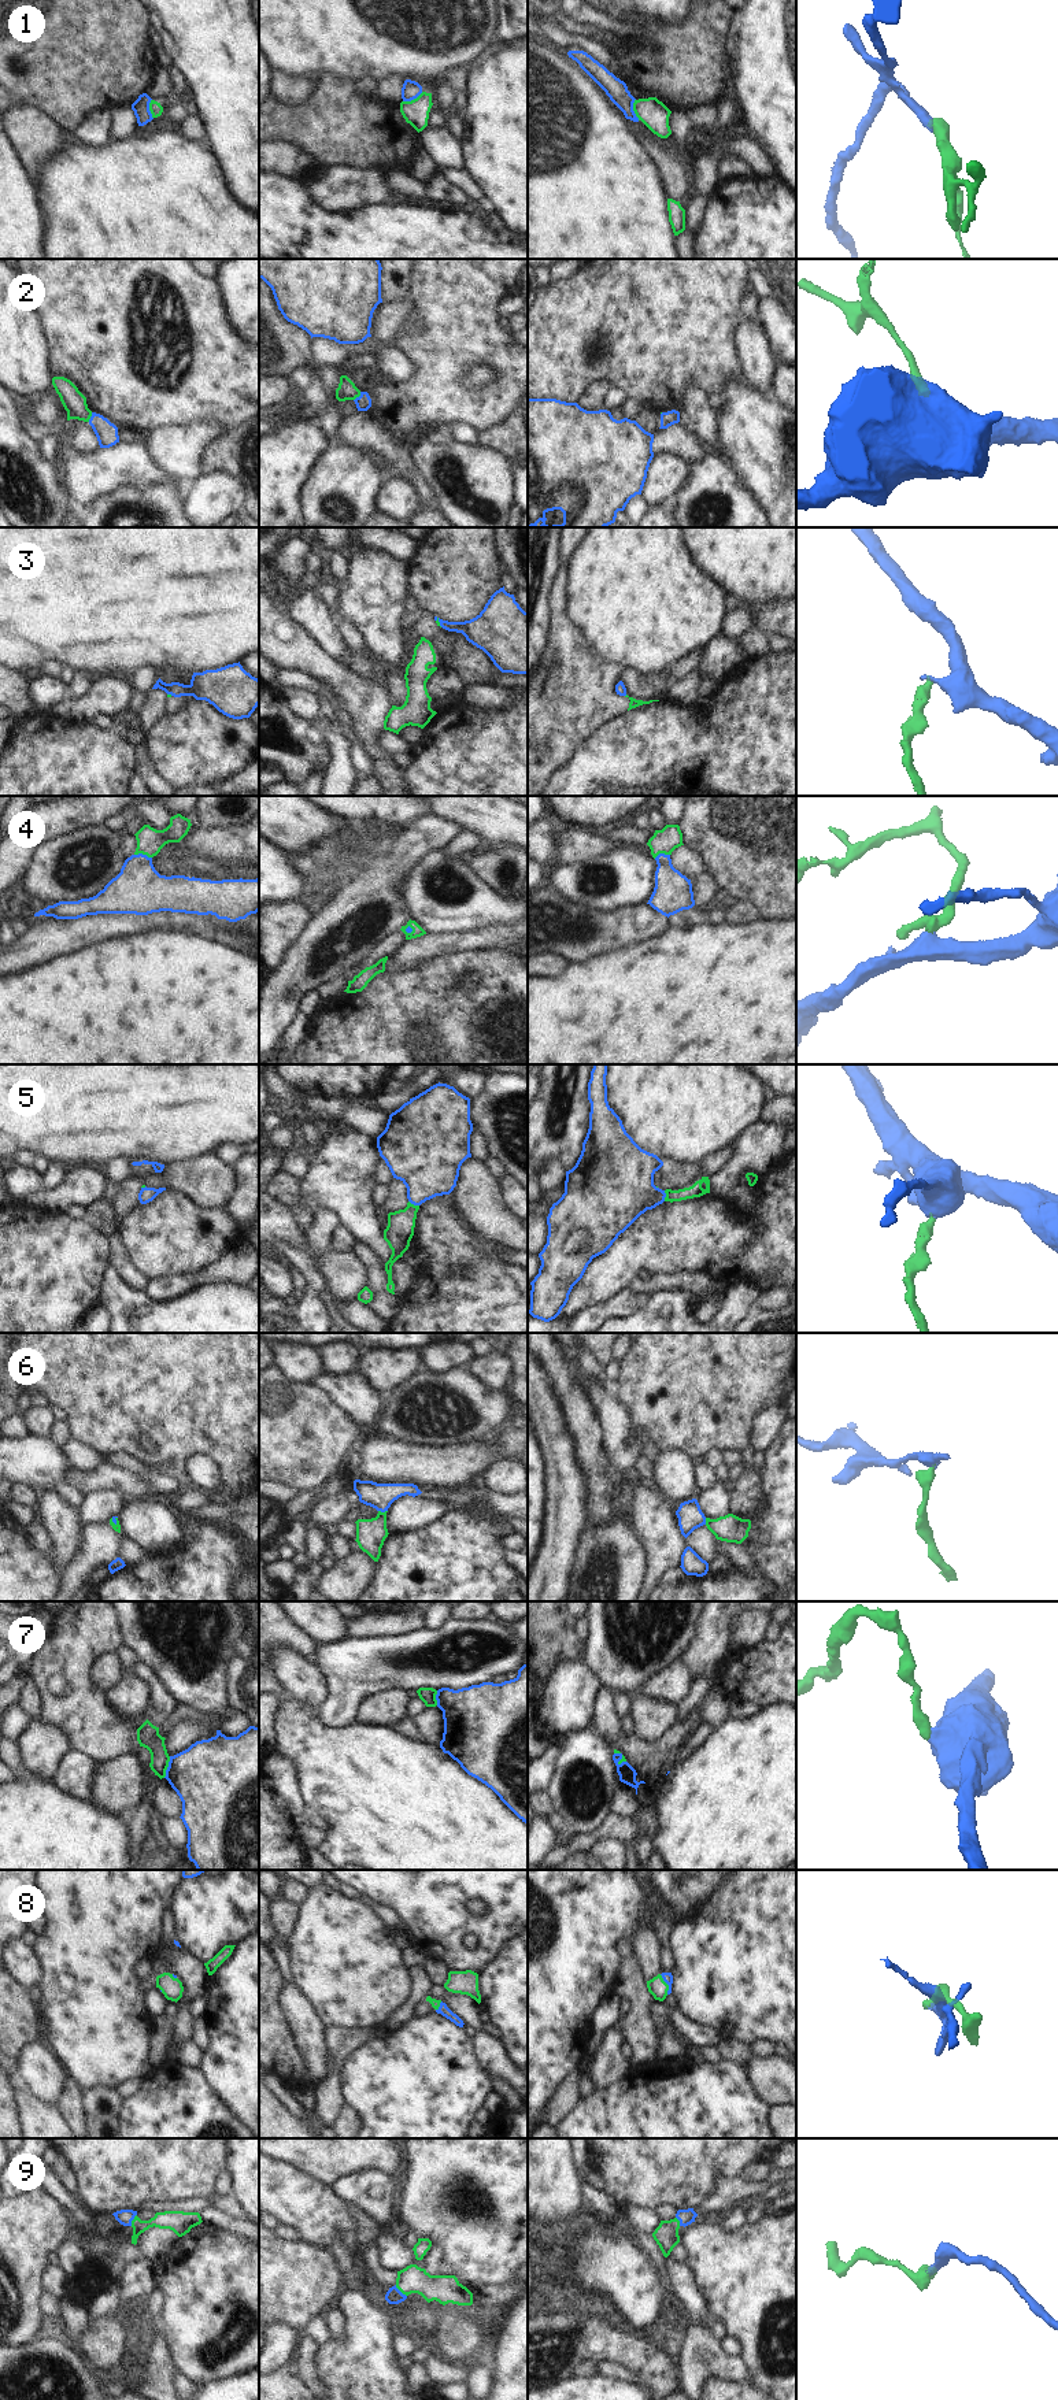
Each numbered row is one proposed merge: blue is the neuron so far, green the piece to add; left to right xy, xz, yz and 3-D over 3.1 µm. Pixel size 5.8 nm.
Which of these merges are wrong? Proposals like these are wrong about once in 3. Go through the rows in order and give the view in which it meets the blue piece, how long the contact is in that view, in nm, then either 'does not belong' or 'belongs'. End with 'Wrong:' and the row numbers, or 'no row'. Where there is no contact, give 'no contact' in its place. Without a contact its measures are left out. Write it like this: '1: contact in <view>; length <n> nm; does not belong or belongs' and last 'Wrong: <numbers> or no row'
1: contact in yz; length 130 nm; does not belong
2: contact in xz; length 70 nm; does not belong
3: contact in xz; length 70 nm; does not belong
4: contact in xy; length 110 nm; belongs
5: contact in xz; length 70 nm; belongs
6: contact in xz; length 60 nm; belongs
7: contact in xy; length 130 nm; does not belong
8: contact in yz; length 130 nm; belongs
9: contact in xz; length 100 nm; belongs
Wrong: 1, 2, 3, 7

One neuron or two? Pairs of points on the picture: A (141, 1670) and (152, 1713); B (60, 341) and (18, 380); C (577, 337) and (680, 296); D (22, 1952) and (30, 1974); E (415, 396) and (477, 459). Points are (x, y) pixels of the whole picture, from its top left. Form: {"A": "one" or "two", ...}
{"A": "one", "B": "two", "C": "one", "D": "one", "E": "two"}

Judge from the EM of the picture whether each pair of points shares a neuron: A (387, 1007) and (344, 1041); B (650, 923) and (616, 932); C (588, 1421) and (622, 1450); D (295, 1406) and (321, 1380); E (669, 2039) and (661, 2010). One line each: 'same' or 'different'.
A: same
B: same
C: different
D: different
E: different

